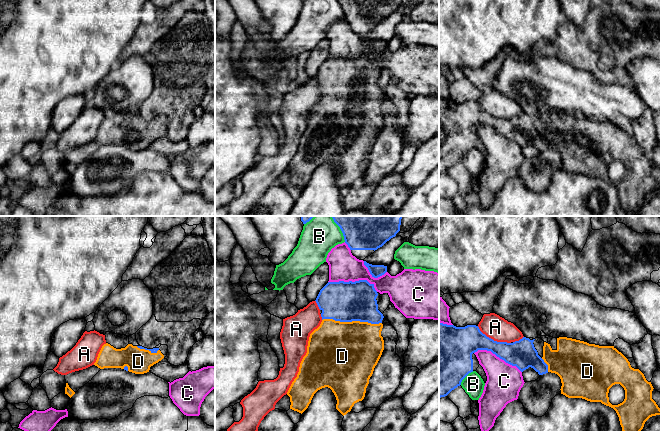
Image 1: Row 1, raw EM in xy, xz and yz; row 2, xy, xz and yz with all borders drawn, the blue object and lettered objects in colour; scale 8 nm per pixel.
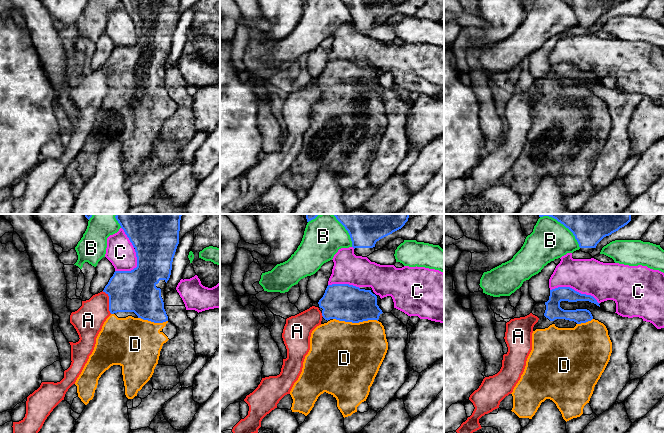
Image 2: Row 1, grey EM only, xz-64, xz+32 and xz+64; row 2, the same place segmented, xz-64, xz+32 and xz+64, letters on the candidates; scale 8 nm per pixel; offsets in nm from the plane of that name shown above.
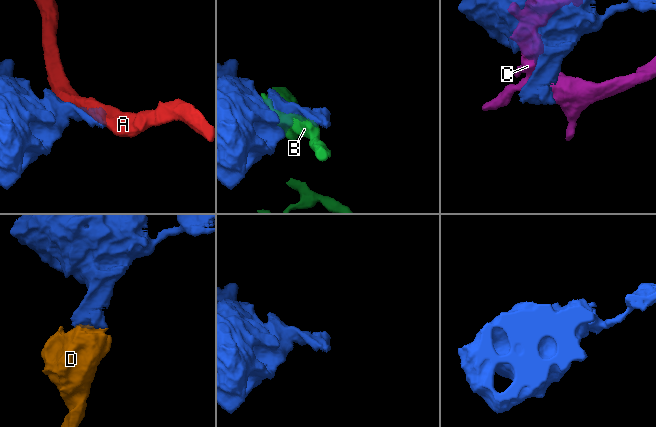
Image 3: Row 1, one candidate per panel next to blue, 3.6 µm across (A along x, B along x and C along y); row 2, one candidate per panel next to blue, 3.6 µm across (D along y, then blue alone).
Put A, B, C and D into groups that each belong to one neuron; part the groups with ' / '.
A / B / C / D

